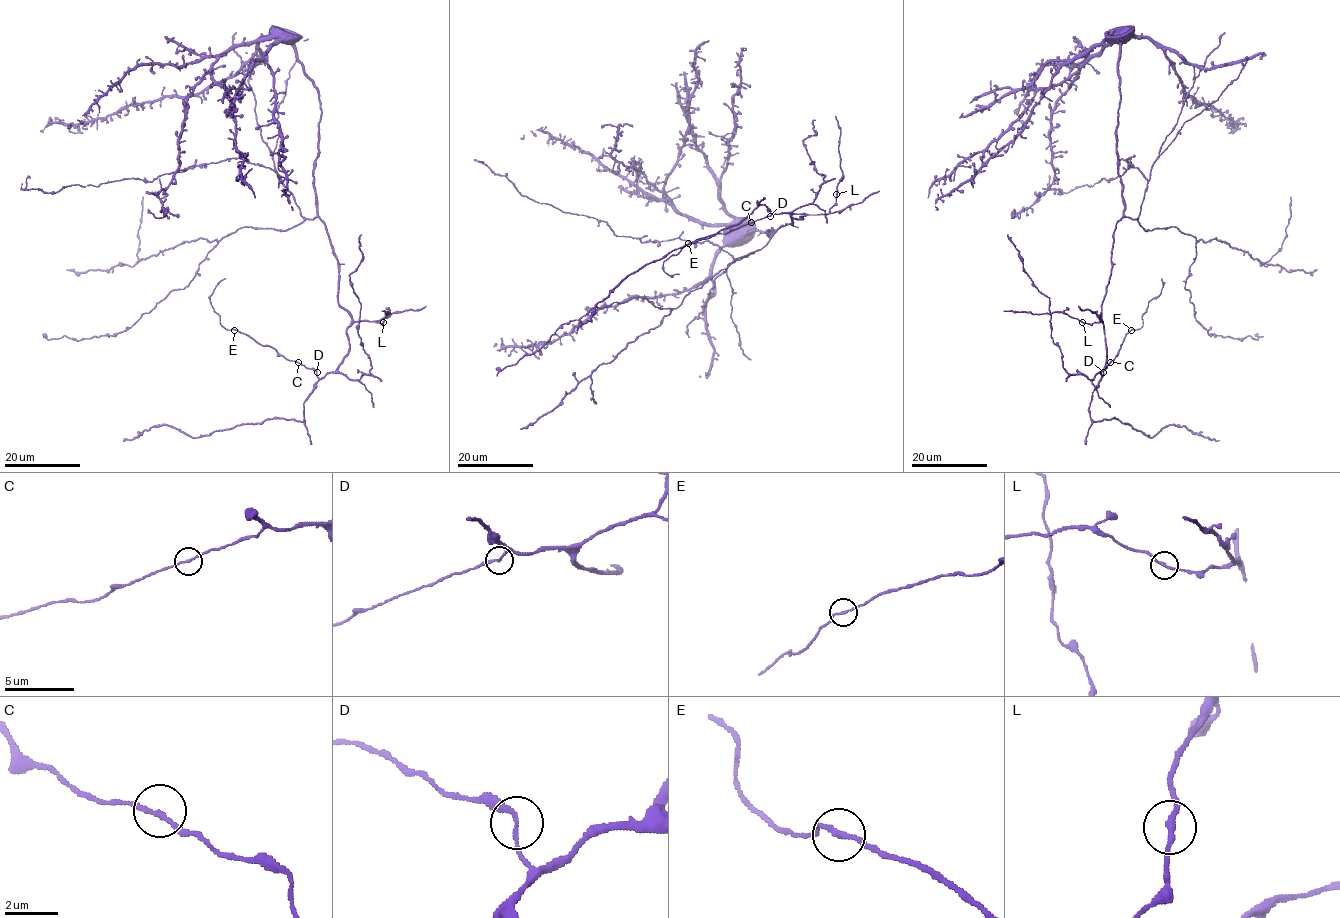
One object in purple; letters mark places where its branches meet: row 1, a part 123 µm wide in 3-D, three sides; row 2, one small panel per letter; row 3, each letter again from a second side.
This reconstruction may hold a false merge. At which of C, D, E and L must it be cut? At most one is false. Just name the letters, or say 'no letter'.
E

